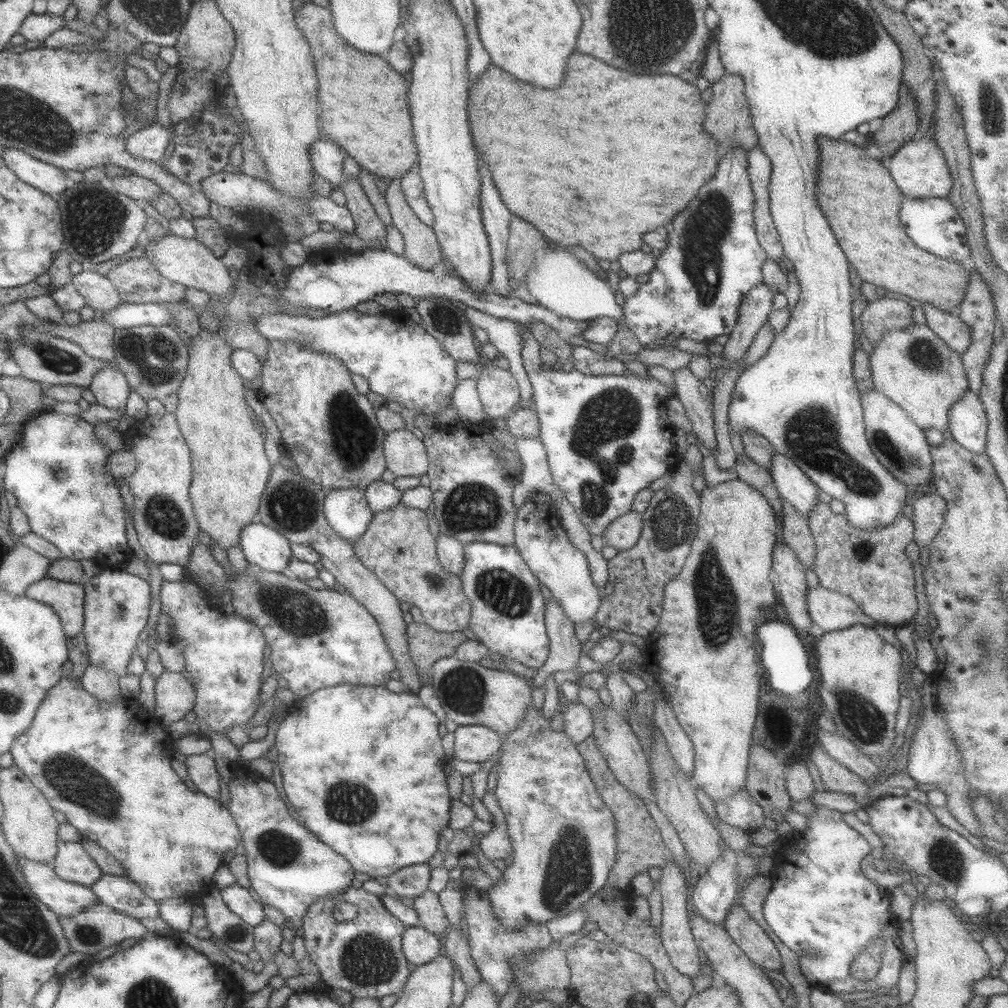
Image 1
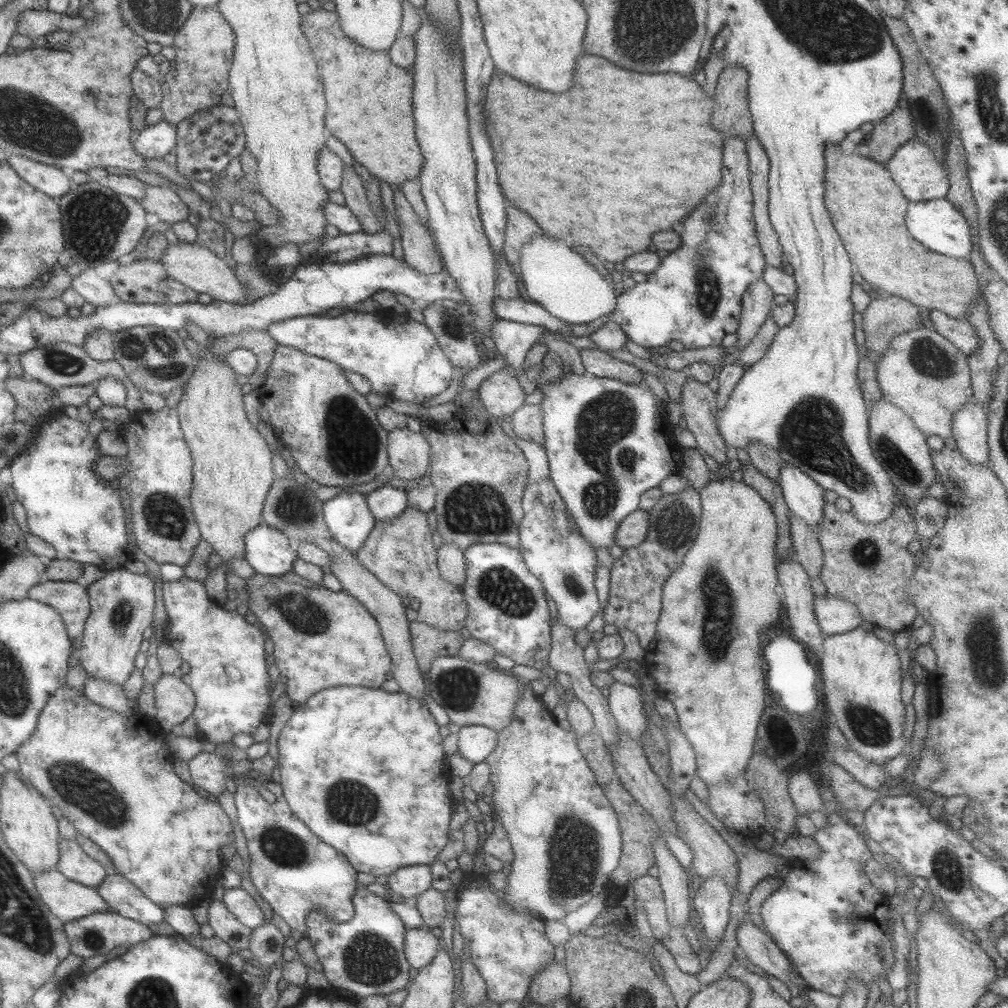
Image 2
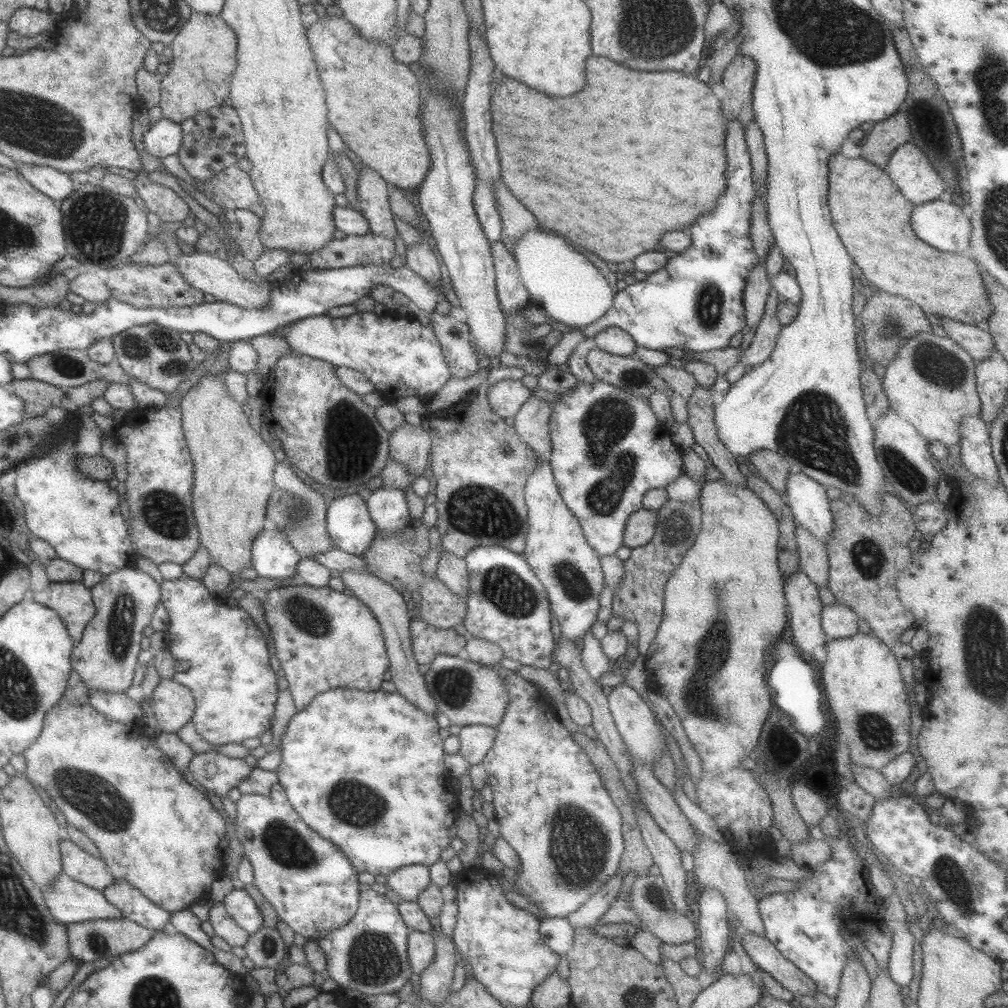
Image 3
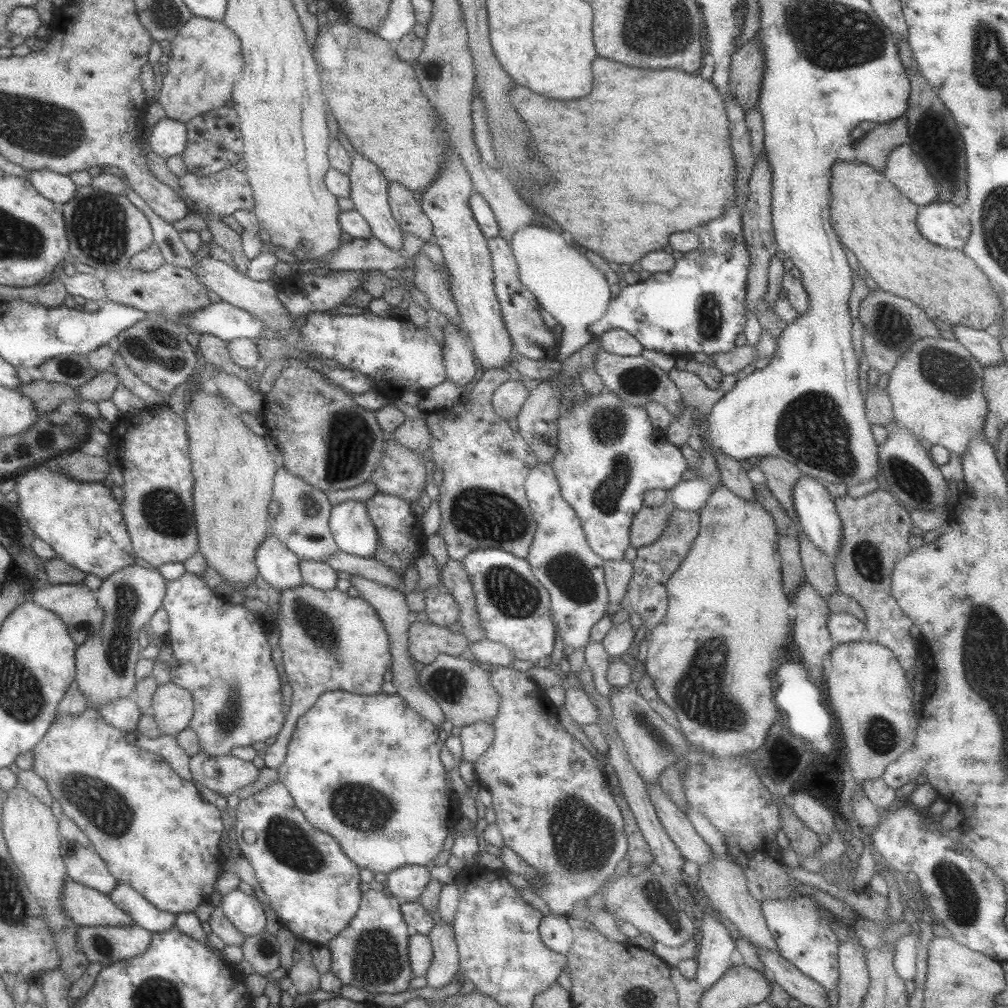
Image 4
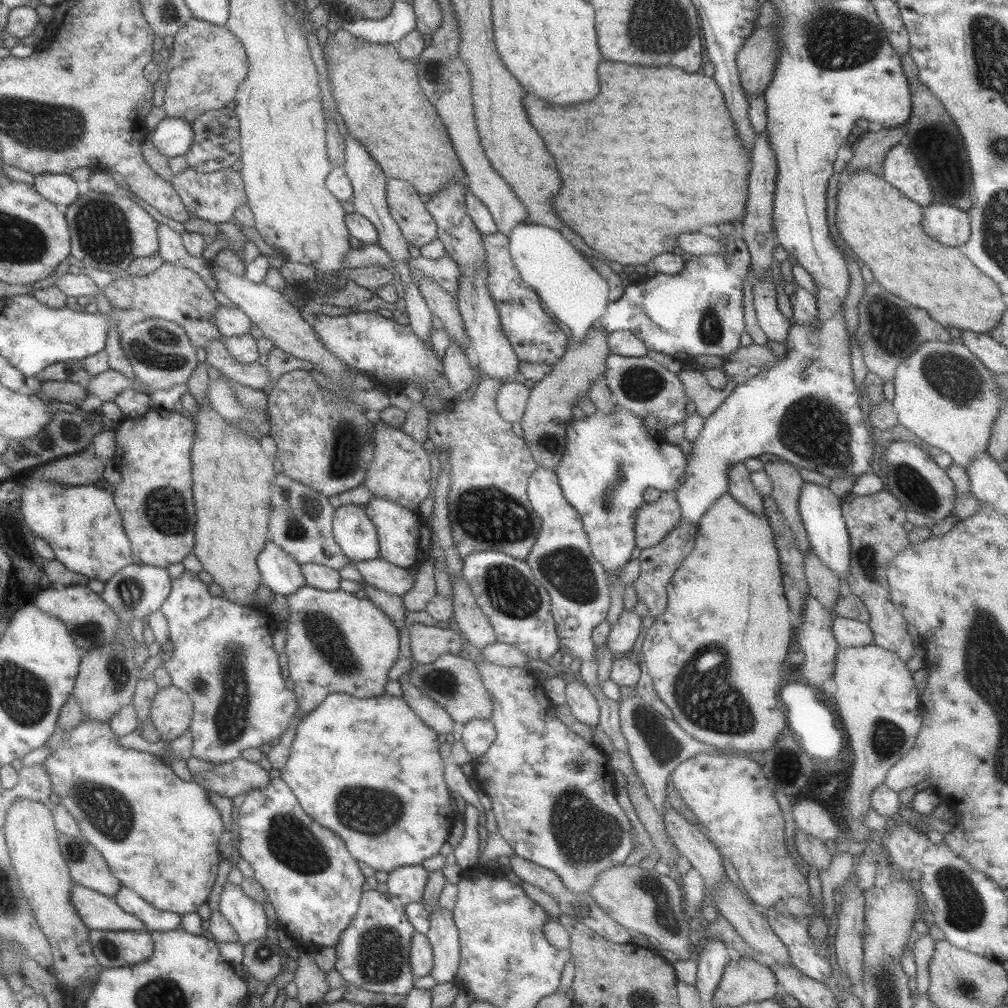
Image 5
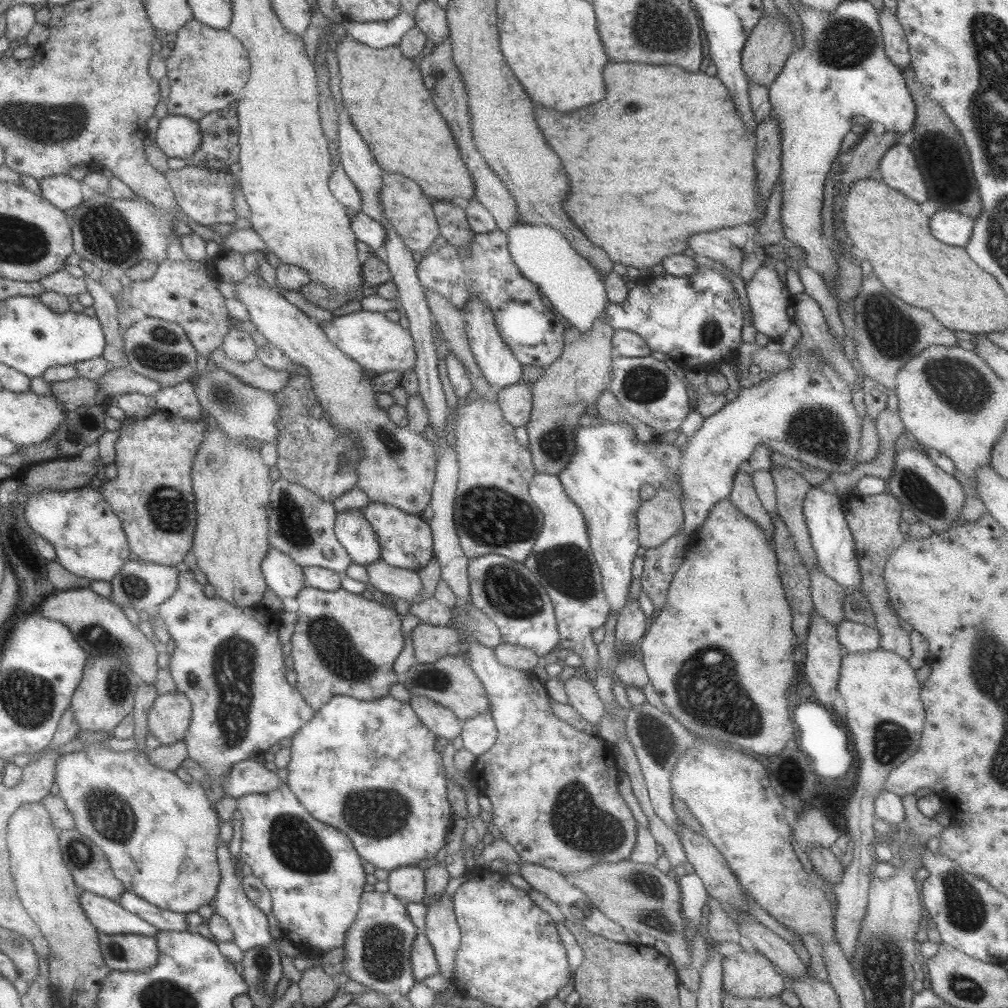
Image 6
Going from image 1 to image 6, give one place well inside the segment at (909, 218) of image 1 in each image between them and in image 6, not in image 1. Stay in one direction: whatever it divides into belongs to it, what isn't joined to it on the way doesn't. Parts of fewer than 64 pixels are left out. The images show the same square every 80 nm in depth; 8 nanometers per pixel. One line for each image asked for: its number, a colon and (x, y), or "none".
2: (937, 224)
3: (940, 223)
4: (948, 225)
5: (951, 226)
6: (951, 227)

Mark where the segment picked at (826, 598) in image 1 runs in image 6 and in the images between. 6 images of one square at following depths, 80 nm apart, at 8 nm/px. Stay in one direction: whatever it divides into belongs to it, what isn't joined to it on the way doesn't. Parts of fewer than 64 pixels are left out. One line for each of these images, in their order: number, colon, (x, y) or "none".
2: (834, 615)
3: (838, 620)
4: (843, 627)
5: (849, 633)
6: (854, 637)

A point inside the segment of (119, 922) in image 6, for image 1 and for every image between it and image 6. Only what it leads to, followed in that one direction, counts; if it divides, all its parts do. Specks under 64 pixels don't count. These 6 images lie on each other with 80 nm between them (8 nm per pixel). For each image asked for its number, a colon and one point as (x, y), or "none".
1: (63, 897)
2: (68, 900)
3: (69, 901)
4: (86, 906)
5: (99, 912)

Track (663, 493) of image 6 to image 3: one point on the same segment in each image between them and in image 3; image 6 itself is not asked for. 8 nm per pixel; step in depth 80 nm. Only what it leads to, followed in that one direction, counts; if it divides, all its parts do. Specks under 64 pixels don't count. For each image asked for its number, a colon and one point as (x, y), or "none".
3: (640, 528)
4: (649, 522)
5: (654, 521)

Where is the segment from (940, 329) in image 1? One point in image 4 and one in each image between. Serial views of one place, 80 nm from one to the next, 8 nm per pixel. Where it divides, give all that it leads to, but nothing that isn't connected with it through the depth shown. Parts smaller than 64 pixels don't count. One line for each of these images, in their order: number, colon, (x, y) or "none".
2: (961, 333)
3: (976, 340)
4: (986, 349)

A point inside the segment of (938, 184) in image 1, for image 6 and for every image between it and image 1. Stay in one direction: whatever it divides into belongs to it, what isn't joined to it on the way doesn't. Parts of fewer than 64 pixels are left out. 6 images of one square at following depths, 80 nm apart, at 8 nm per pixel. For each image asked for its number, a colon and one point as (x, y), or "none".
2: (914, 167)
3: (910, 169)
4: (905, 169)
5: (901, 168)
6: (899, 169)

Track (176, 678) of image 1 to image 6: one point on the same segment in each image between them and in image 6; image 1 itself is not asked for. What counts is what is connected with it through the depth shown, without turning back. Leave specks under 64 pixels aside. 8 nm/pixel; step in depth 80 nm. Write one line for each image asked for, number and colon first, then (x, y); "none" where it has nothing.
2: (175, 701)
3: (174, 704)
4: (174, 707)
5: (172, 710)
6: (169, 718)

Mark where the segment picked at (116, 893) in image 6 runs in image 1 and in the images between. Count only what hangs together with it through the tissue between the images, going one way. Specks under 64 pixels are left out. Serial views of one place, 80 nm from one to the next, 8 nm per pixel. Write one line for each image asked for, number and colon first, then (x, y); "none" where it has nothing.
1: (72, 863)
2: (76, 865)
3: (83, 867)
4: (85, 866)
5: (87, 867)

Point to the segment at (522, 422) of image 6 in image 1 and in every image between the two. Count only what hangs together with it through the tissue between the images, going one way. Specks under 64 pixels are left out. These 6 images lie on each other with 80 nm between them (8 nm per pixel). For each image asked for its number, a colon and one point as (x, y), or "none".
1: (498, 390)
2: (501, 394)
3: (506, 397)
4: (508, 398)
5: (512, 396)

